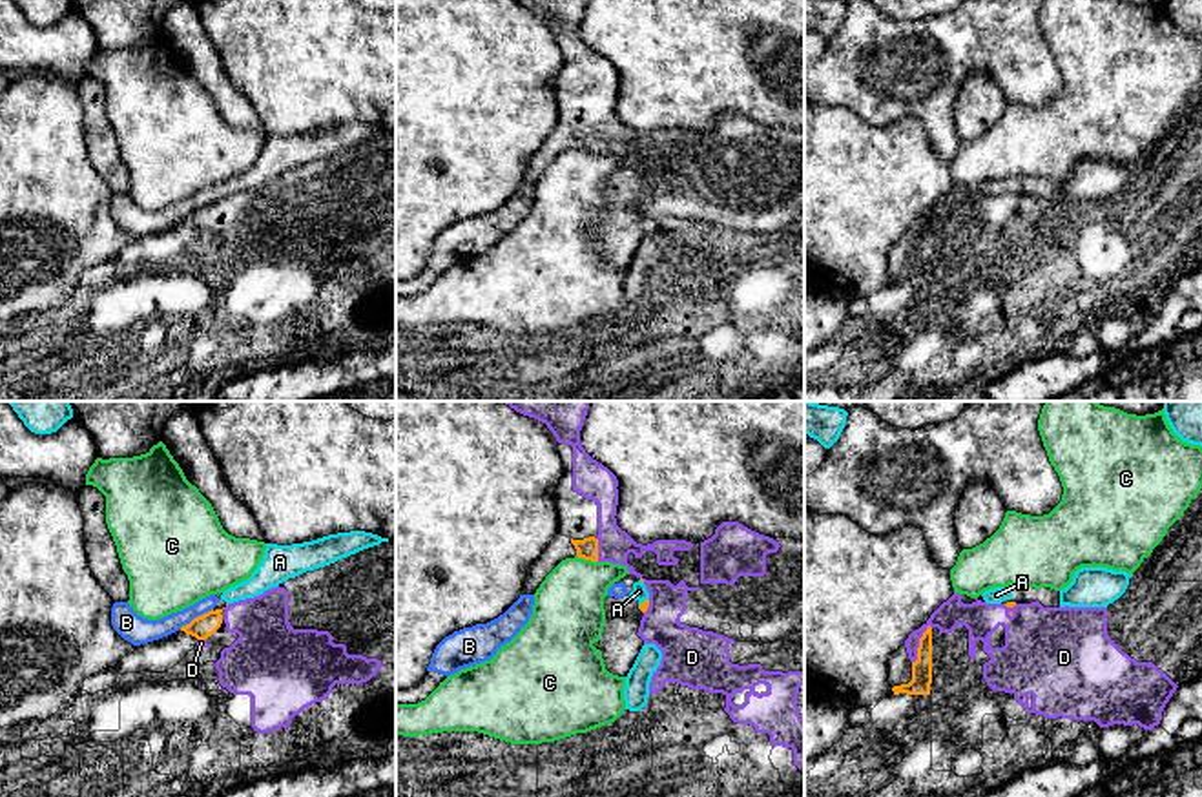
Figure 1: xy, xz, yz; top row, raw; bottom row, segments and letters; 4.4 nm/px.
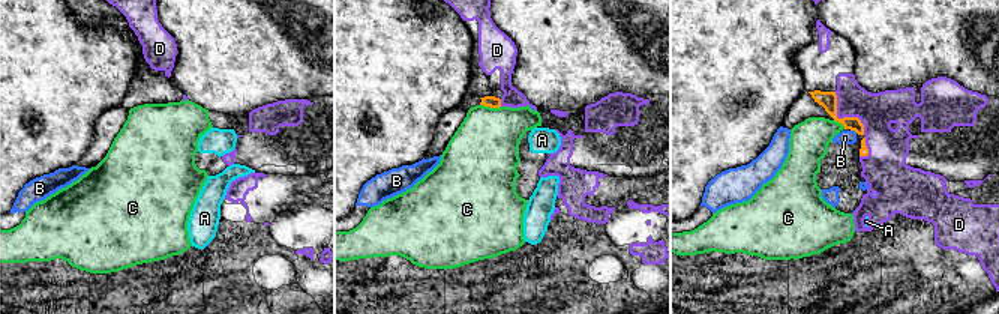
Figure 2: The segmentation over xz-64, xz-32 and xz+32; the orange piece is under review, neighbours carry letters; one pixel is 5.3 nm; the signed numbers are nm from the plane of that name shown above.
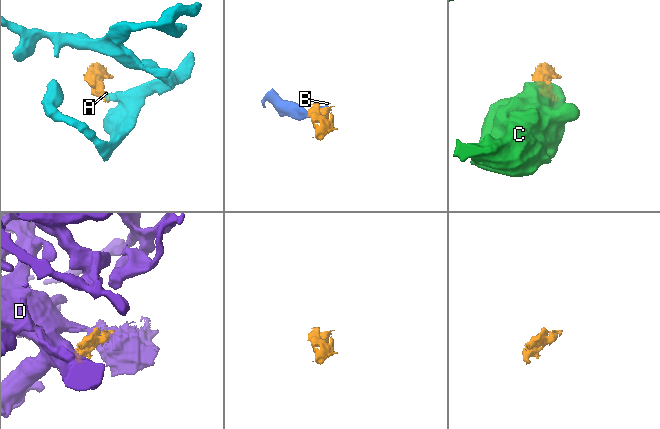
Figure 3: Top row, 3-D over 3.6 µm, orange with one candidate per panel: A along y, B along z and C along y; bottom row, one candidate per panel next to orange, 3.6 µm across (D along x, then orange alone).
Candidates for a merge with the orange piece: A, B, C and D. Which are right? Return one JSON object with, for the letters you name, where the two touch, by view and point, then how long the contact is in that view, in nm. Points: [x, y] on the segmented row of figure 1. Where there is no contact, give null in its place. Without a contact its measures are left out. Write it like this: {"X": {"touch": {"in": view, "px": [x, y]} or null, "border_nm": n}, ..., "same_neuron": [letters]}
{"D": {"touch": {"in": "yz", "px": [920, 644]}, "border_nm": 190}, "same_neuron": ["D"]}

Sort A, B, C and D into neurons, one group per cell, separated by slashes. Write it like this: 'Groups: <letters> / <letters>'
Groups: A B / C / D

